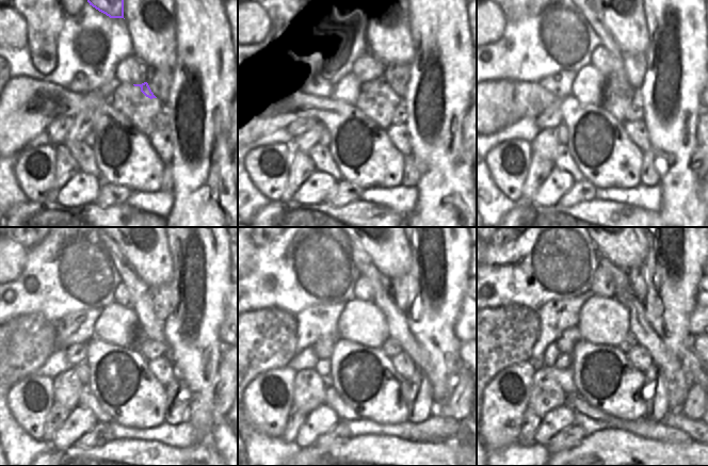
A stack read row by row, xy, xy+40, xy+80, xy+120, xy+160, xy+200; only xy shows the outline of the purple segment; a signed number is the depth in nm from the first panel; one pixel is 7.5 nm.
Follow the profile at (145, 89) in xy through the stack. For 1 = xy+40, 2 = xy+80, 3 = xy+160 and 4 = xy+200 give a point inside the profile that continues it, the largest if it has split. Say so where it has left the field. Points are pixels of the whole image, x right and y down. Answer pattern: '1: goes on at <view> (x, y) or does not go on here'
1: goes on at xy+40 (385, 90)
2: goes on at xy+80 (618, 77)
3: goes on at xy+160 (398, 328)
4: goes on at xy+200 (678, 384)

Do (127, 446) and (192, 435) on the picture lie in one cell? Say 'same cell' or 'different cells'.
different cells

